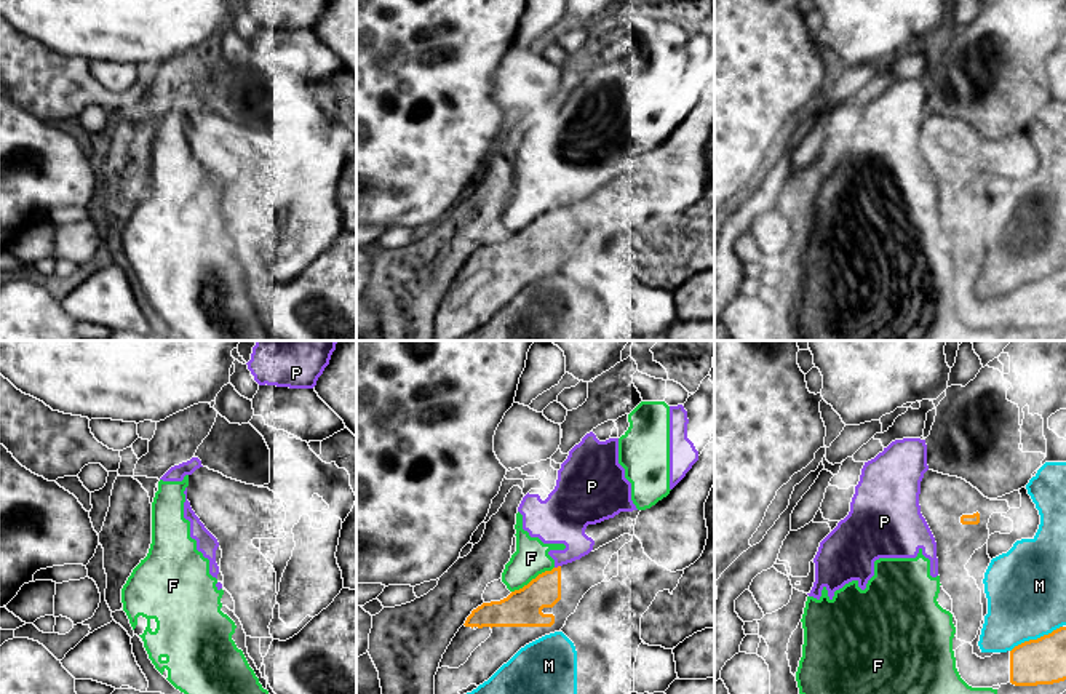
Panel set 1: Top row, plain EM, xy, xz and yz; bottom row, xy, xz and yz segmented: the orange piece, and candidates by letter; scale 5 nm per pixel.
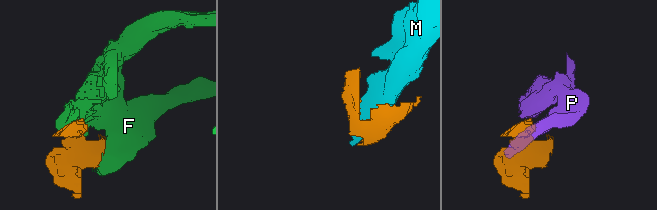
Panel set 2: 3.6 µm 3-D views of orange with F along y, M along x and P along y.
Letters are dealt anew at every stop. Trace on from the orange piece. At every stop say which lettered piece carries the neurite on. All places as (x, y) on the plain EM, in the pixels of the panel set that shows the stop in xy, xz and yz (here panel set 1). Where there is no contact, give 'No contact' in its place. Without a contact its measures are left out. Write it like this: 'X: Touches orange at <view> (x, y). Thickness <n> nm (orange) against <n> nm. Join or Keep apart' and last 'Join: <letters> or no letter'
F: Touches orange at xz (532, 221). Thickness 190 nm (orange) against 180 nm. Keep apart
M: Touches orange at yz (1038, 280). Thickness 240 nm (orange) against 400 nm. Keep apart
P: Touches orange at xz (558, 208). Thickness 170 nm (orange) against 260 nm. Keep apart
Join: no letter

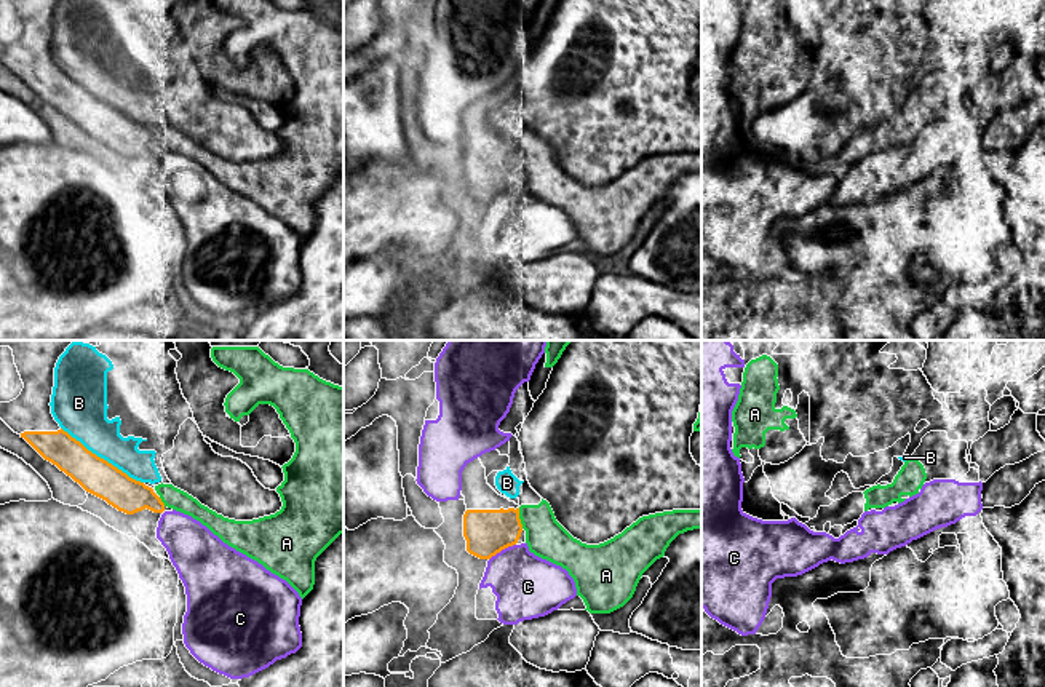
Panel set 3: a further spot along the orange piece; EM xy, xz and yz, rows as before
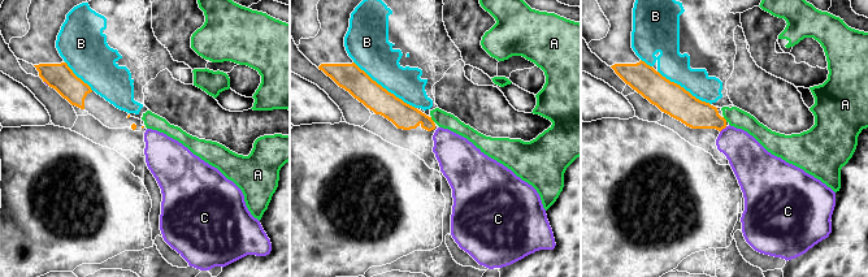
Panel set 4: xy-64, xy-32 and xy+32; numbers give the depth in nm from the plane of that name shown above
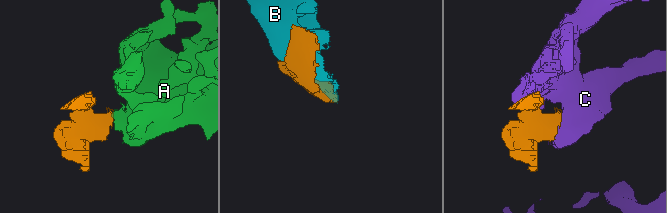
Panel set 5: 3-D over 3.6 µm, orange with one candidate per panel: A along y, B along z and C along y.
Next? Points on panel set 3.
A: Touches orange at xz (518, 160). Thickness 220 nm (orange) against 200 nm. Join
B: Touches orange at xy (103, 101). Thickness 180 nm (orange) against 240 nm. Keep apart
C: Touches orange at xz (502, 190). Thickness 220 nm (orange) against 320 nm. Keep apart
Join: A

